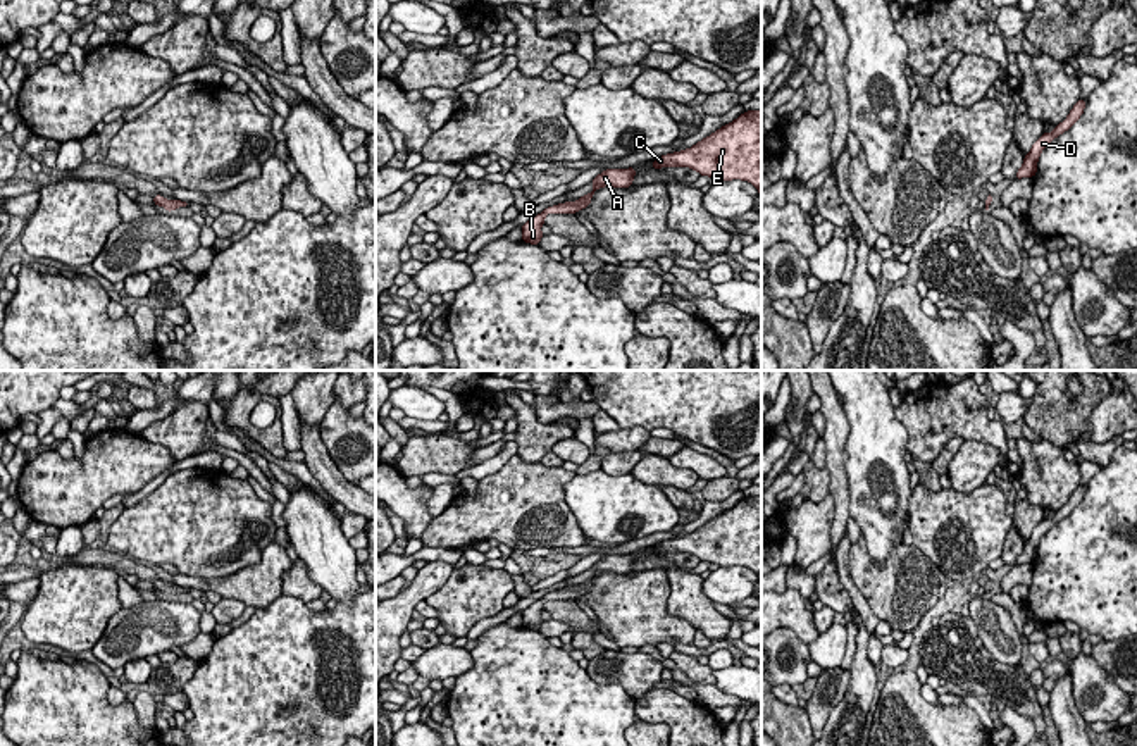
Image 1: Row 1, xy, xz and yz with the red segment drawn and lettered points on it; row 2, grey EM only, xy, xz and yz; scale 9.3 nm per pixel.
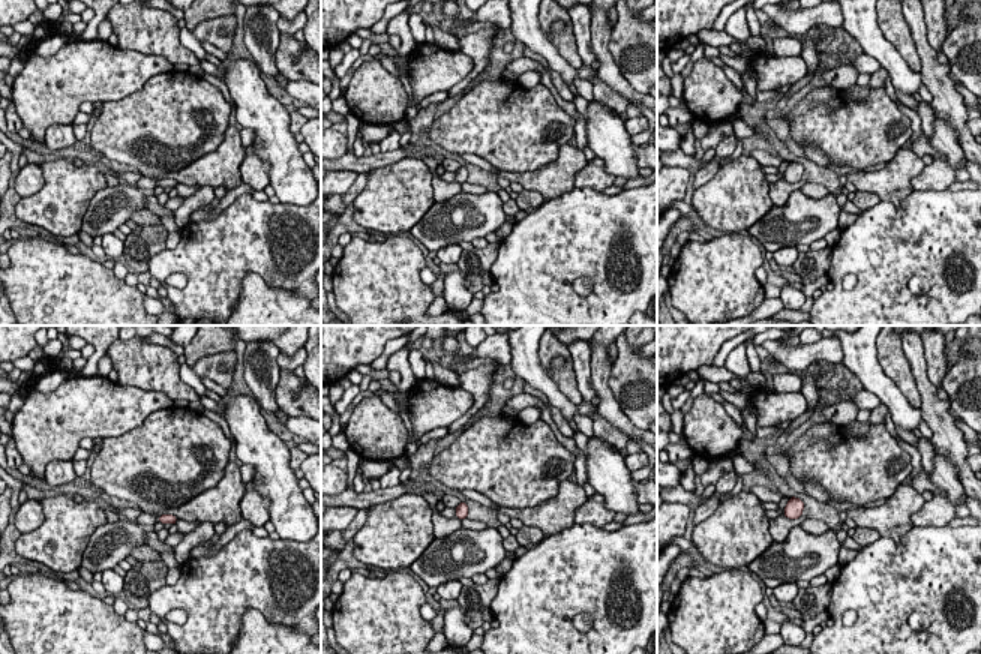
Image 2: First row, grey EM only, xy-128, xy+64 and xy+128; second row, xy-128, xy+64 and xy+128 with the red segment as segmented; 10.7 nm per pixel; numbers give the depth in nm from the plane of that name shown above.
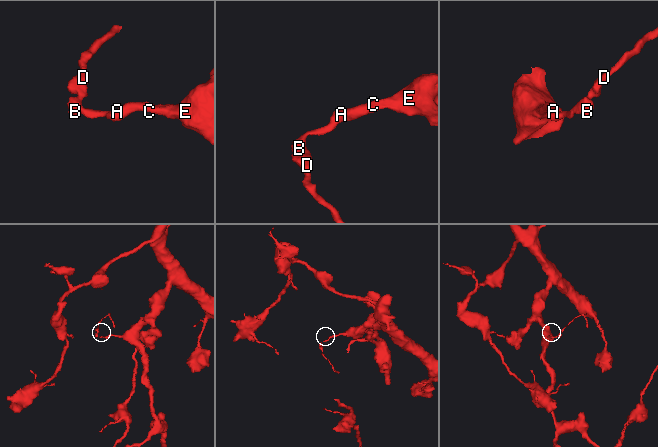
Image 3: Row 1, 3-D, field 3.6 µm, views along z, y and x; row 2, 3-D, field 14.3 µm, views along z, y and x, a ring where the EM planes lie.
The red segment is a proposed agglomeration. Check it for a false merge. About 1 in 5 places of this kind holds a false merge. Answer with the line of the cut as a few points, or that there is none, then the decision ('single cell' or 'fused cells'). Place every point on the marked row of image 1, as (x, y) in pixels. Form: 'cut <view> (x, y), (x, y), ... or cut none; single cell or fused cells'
cut none; single cell

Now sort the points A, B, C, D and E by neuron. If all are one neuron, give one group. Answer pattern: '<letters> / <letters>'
A B C D E

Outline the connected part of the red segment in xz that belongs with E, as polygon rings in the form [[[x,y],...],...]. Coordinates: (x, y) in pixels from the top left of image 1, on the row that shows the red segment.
[[[748,110],[694,146],[653,162],[653,169],[667,165],[684,165],[718,181],[749,181],[761,195],[761,110]]]

